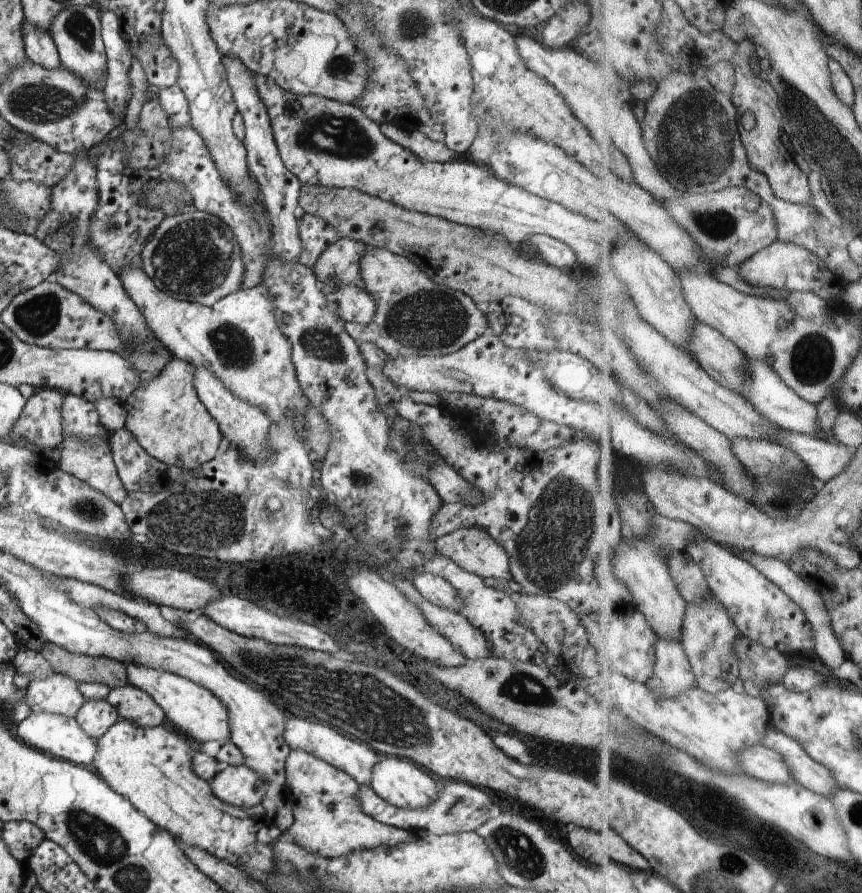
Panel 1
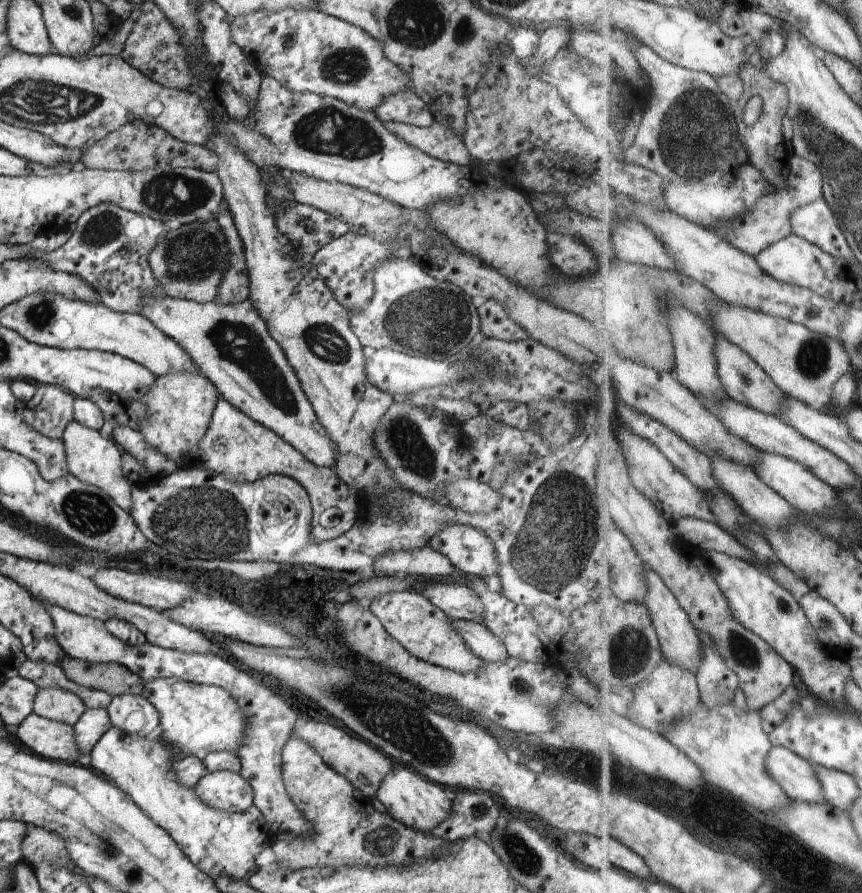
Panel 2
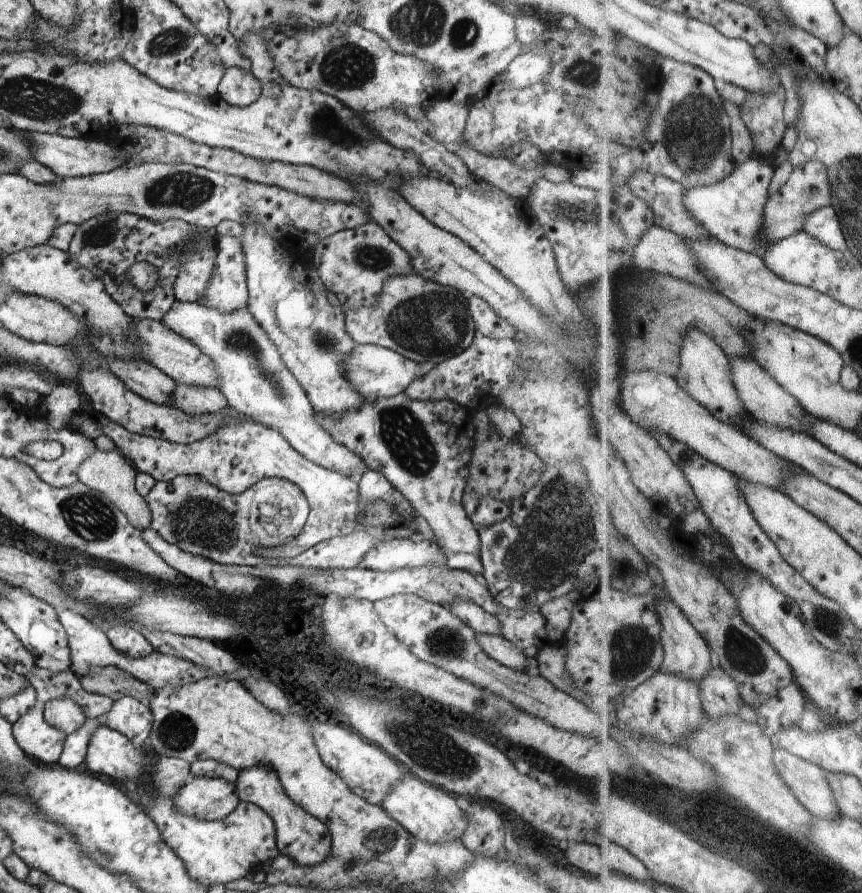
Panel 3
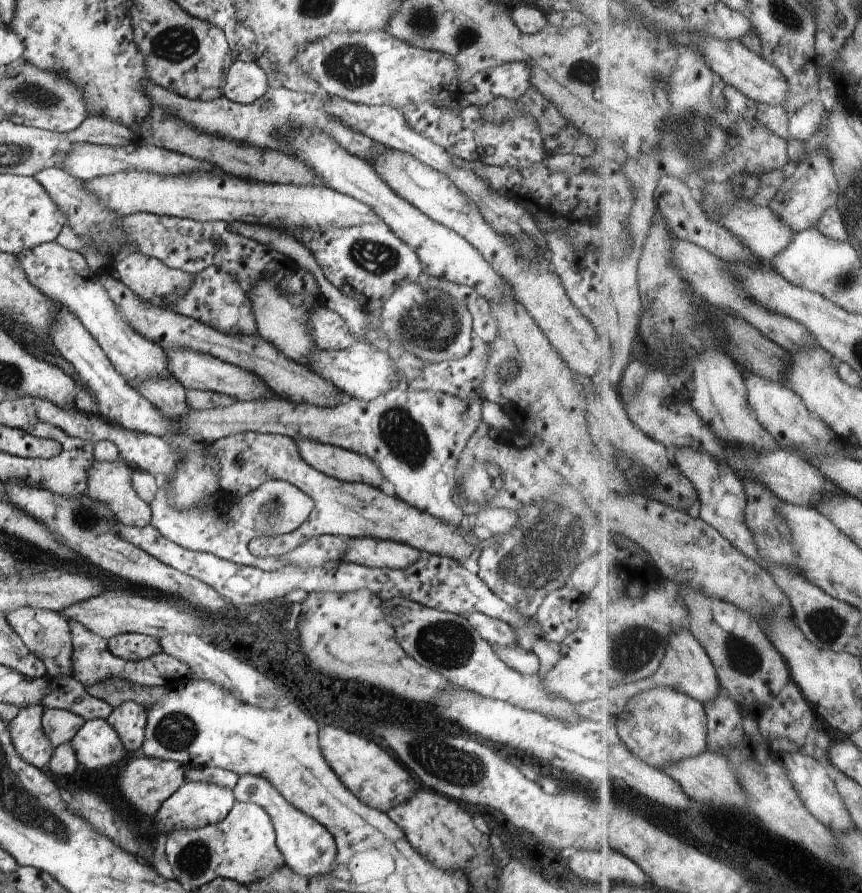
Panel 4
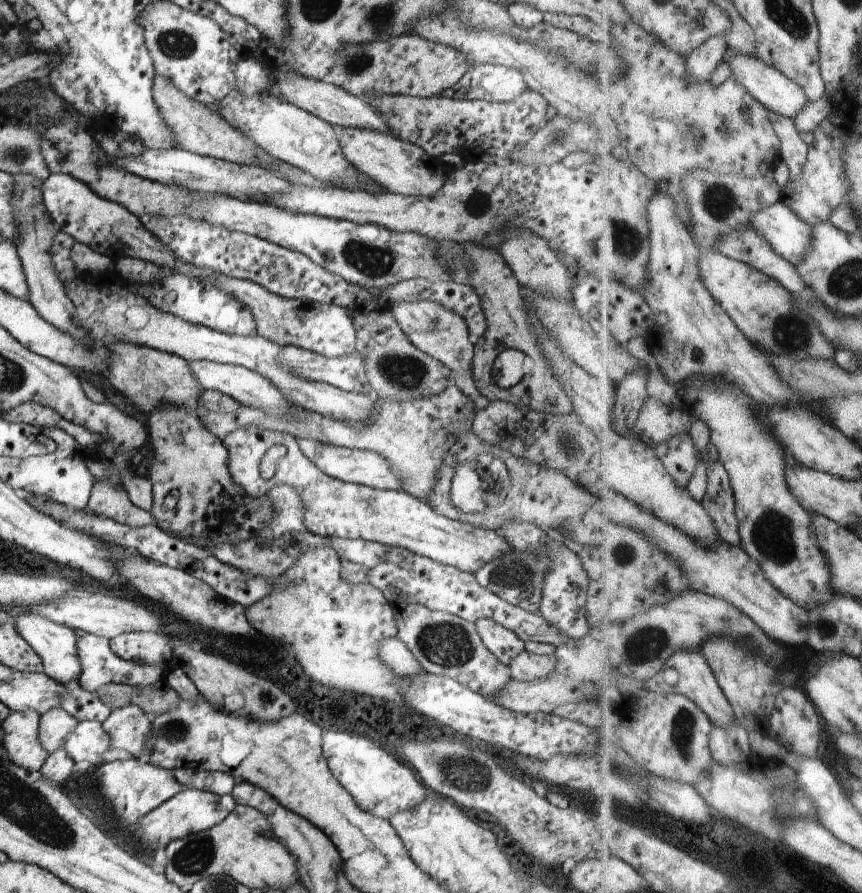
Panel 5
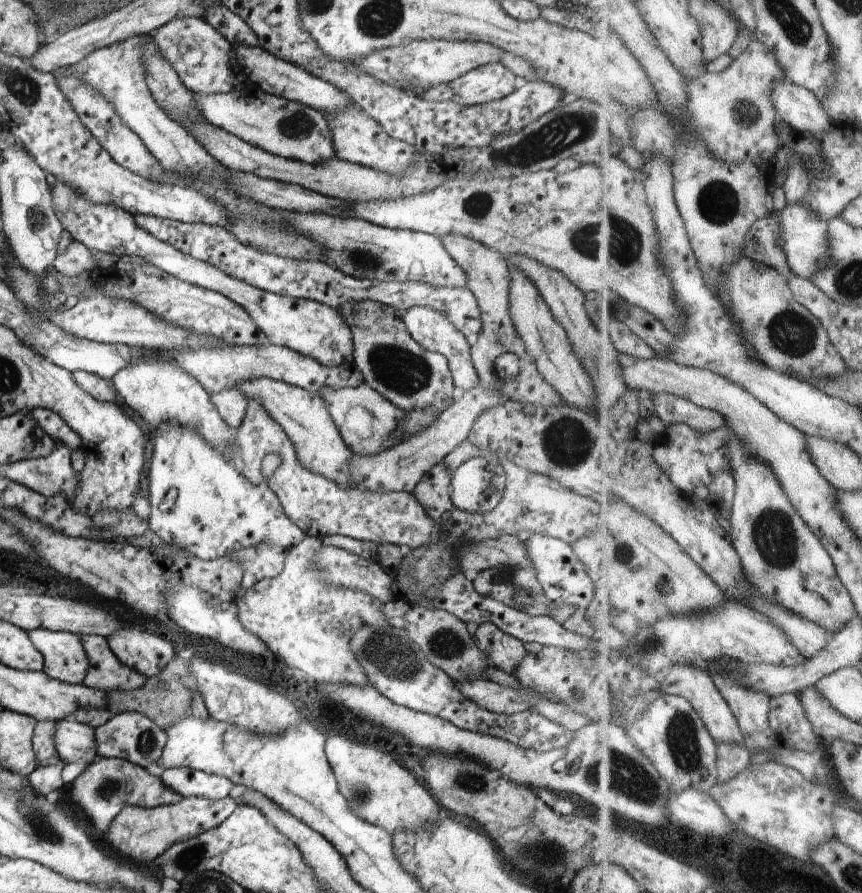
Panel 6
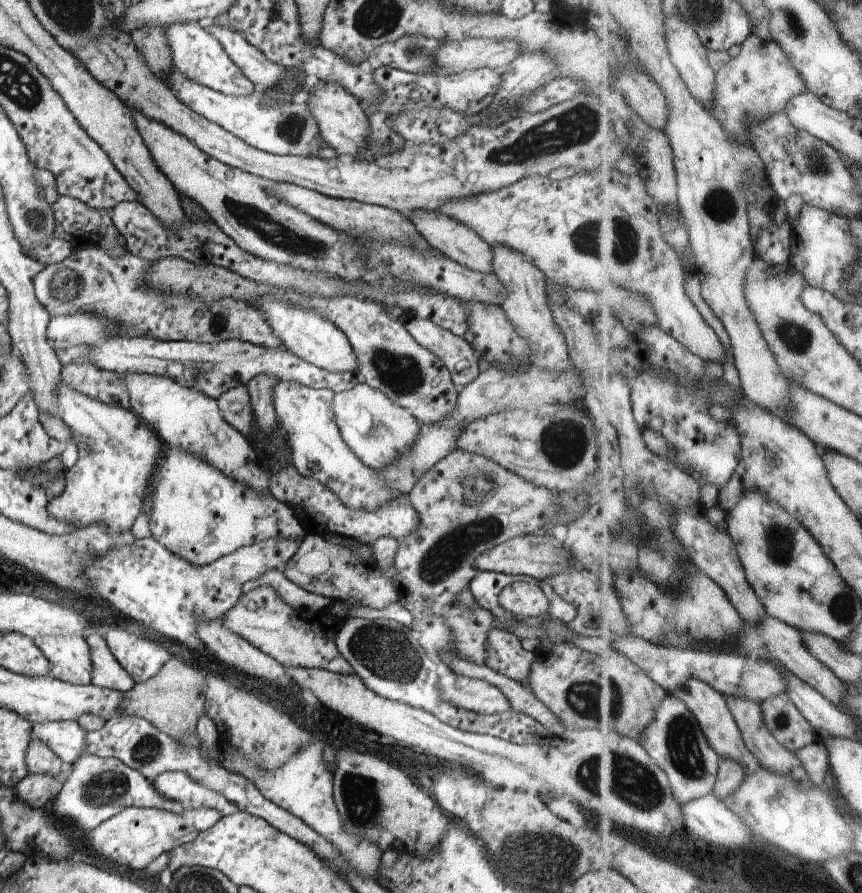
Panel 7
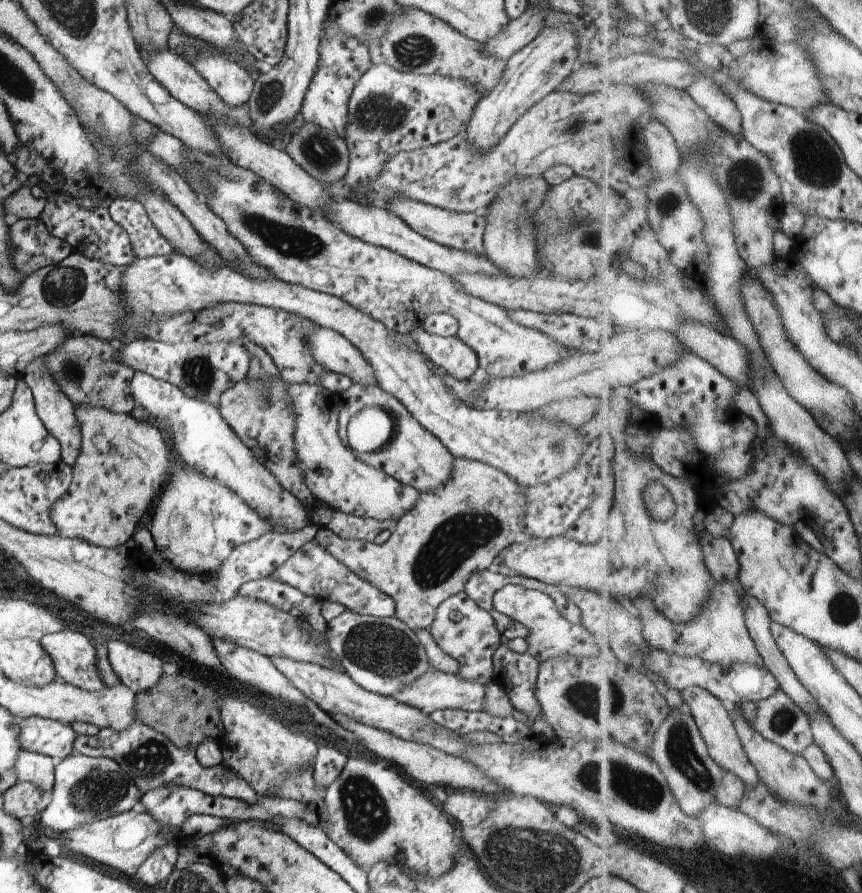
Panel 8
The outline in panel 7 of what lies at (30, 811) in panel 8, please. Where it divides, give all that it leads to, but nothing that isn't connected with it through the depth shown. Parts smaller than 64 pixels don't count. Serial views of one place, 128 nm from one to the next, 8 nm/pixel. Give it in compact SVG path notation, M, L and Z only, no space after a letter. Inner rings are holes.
M27 773L13 789L13 794L17 800L27 804L31 808L47 808L52 796L49 793L49 784L52 782L51 776L47 774Z

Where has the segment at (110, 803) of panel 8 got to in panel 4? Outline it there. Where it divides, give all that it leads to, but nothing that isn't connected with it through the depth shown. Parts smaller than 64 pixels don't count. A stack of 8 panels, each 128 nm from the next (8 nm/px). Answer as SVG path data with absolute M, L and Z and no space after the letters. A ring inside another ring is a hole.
M143 756L143 758L129 758L125 768L119 774L119 788L123 796L139 812L140 816L147 817L155 814L166 798L169 798L183 783L184 768L178 762L159 760Z

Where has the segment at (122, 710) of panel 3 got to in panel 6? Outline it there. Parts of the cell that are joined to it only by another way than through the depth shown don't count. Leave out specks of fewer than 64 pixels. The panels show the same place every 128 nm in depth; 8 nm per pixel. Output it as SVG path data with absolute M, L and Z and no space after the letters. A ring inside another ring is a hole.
M135 711L116 712L105 724L94 728L95 754L99 757L112 757L127 760L141 768L146 768L152 762L157 762L161 756L167 734L152 720Z

